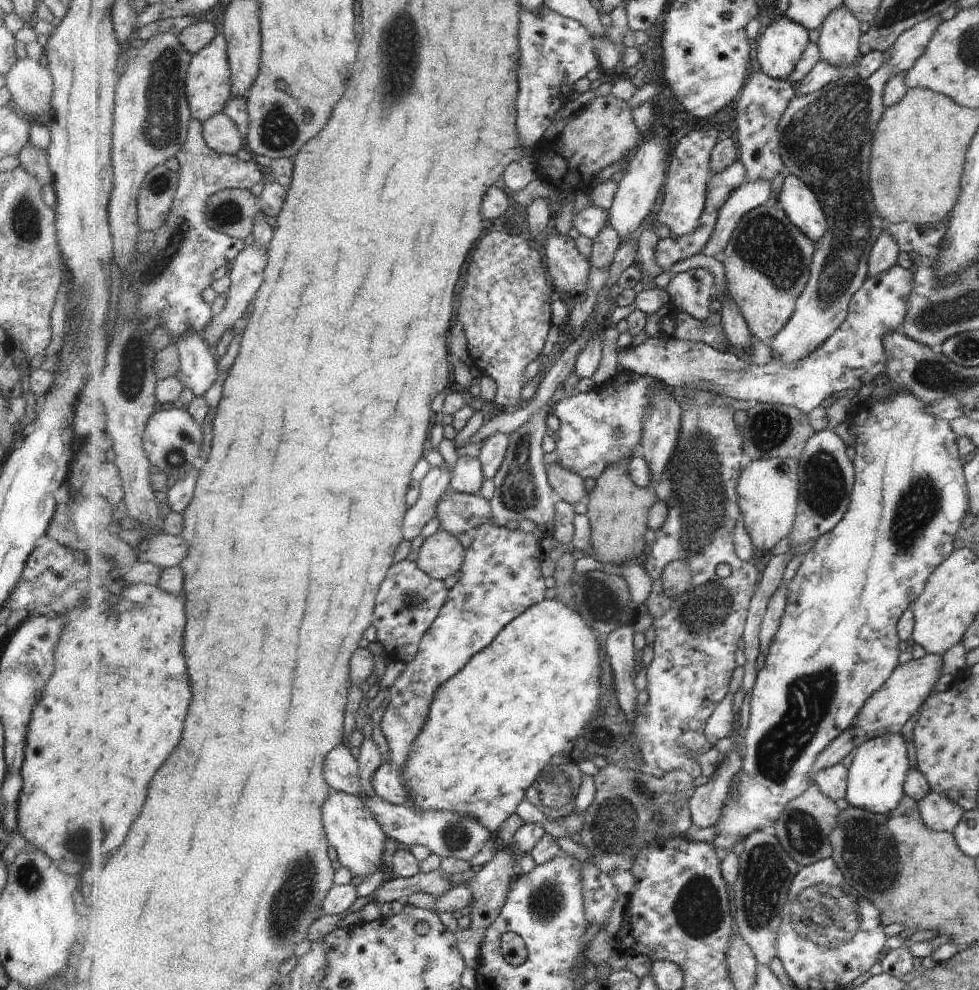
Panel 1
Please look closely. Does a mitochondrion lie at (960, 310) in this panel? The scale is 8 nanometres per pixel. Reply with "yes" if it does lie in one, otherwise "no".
yes

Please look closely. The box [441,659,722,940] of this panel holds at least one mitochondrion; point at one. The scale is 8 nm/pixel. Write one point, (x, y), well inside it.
(614, 828)

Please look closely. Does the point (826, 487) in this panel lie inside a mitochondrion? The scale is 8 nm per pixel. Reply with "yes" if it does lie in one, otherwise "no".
yes

